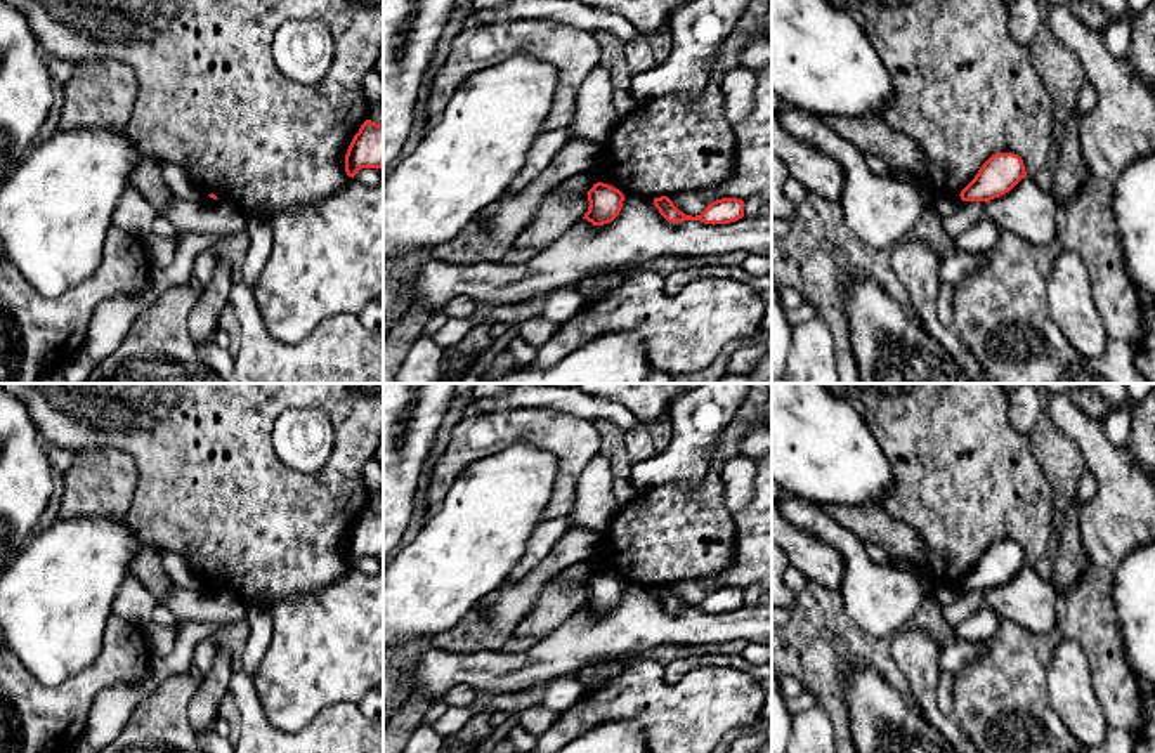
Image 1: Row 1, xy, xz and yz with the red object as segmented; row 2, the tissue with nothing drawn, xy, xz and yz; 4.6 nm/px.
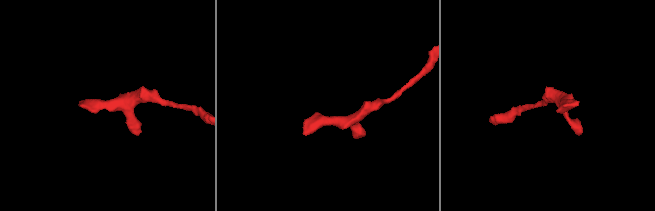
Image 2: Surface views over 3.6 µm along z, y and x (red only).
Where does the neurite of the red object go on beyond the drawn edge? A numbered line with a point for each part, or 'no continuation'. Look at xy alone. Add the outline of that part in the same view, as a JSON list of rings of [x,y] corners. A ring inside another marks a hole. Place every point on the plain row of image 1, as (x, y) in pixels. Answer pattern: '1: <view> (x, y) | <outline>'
no continuation

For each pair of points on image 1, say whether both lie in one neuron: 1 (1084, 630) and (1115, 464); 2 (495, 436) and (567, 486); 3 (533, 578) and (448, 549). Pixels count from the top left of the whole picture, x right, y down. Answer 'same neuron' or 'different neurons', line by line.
1: same neuron
2: same neuron
3: different neurons

